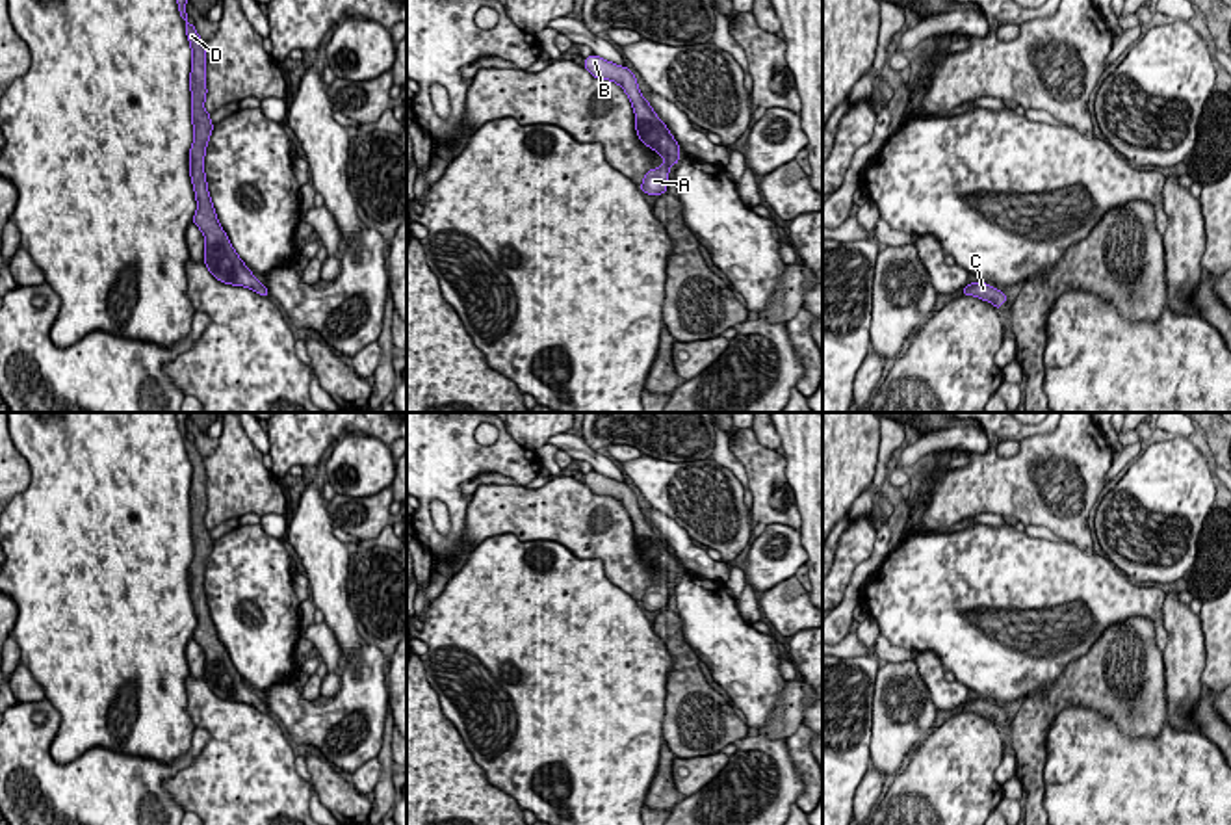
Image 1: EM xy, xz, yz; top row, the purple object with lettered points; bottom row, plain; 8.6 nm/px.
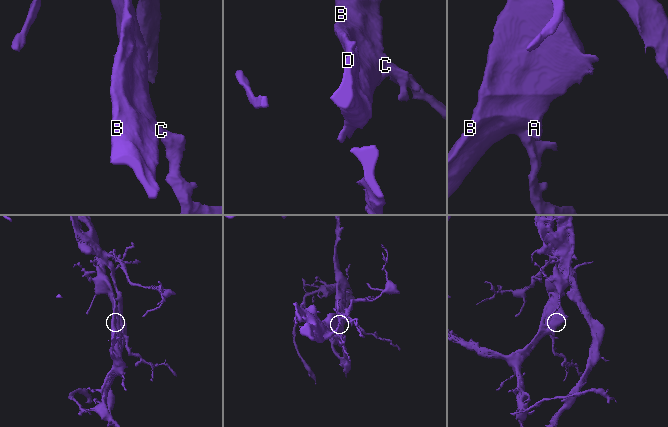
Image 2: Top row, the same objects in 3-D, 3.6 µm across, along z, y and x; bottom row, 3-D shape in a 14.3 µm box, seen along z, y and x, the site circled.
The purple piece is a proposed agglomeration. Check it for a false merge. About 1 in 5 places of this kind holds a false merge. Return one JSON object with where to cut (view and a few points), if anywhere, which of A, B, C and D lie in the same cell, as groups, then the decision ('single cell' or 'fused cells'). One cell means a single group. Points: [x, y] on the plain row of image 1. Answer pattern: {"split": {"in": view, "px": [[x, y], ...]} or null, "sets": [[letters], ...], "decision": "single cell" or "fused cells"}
{"split": null, "sets": [["A", "B", "C", "D"]], "decision": "single cell"}

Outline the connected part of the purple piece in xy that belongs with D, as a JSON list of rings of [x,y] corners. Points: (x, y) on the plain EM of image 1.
[[[176,412],[180,433],[186,437],[186,452],[191,463],[191,539],[193,539],[193,561],[189,565],[189,591],[197,615],[197,628],[193,639],[204,650],[204,680],[208,688],[225,701],[245,702],[254,706],[262,714],[267,714],[267,704],[251,689],[243,676],[234,667],[227,648],[219,641],[215,624],[210,615],[204,570],[212,552],[214,541],[210,530],[204,526],[206,517],[206,459],[199,453],[193,440],[188,439],[186,429],[188,412]]]

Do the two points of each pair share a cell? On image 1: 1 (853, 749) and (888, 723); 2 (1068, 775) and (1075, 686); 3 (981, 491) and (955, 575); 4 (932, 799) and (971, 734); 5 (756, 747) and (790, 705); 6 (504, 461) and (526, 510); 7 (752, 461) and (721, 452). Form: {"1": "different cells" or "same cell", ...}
{"1": "different cells", "2": "different cells", "3": "different cells", "4": "same cell", "5": "different cells", "6": "different cells", "7": "different cells"}

